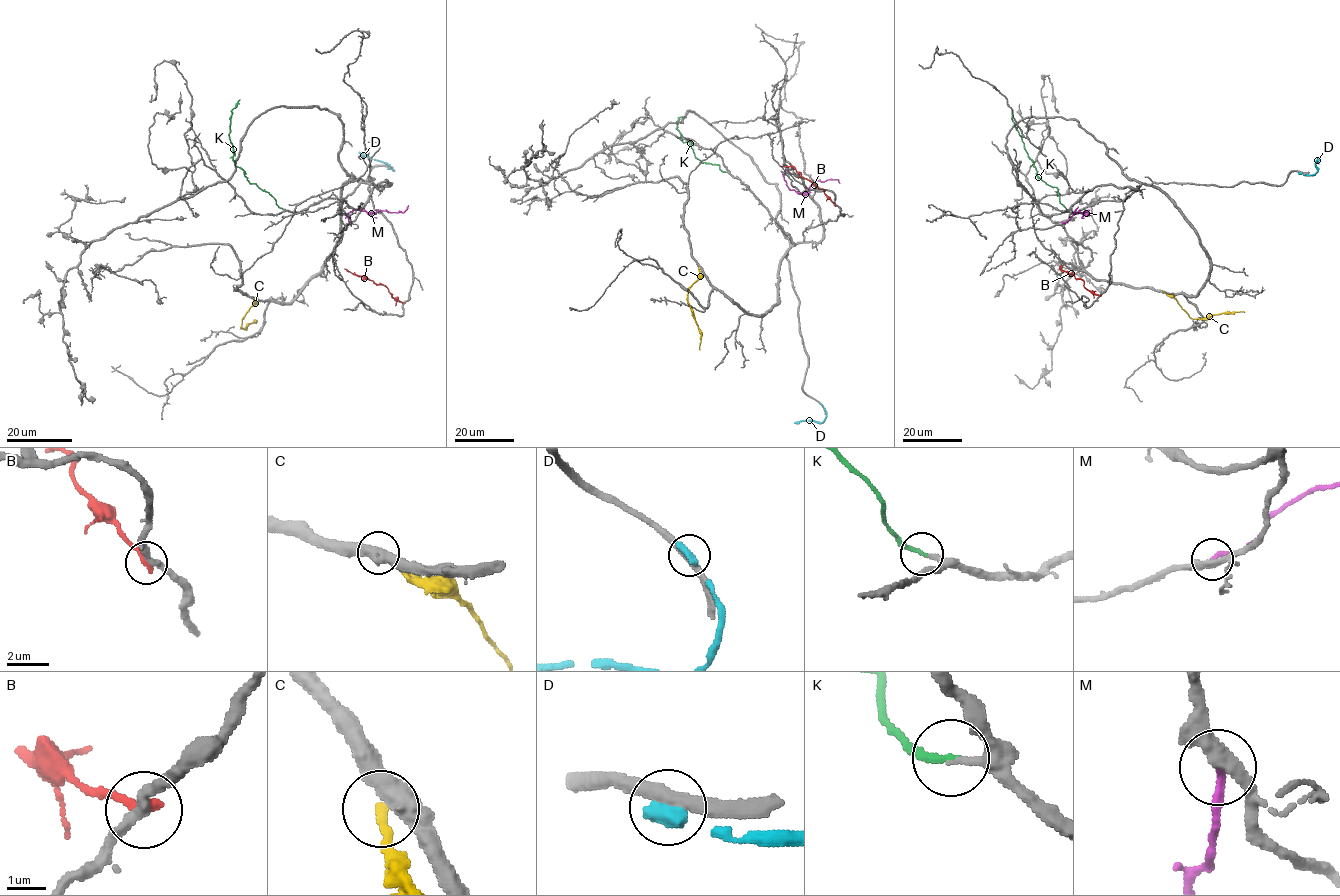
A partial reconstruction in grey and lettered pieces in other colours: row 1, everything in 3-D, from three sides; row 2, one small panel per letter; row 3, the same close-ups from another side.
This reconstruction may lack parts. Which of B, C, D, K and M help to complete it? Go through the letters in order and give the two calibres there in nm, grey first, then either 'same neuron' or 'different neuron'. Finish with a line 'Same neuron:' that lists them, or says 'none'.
B: calibres 300 and 240 nm; different neuron
C: calibres 500 and 240 nm; different neuron
D: calibres 360 and 440 nm; different neuron
K: calibres 220 and 190 nm; same neuron
M: calibres 360 and 220 nm; different neuron
Same neuron: K

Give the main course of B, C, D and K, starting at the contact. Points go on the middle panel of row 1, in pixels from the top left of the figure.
B: (834, 204), (824, 190), (802, 177), (793, 166), (781, 166)
C: (699, 268), (699, 278), (690, 287), (687, 297), (700, 334), (699, 349)
D: (822, 405), (826, 418), (821, 422), (794, 422)
K: (725, 172), (719, 165), (702, 163), (695, 156), (690, 143), (680, 139), (677, 121), (679, 117), (686, 117)

